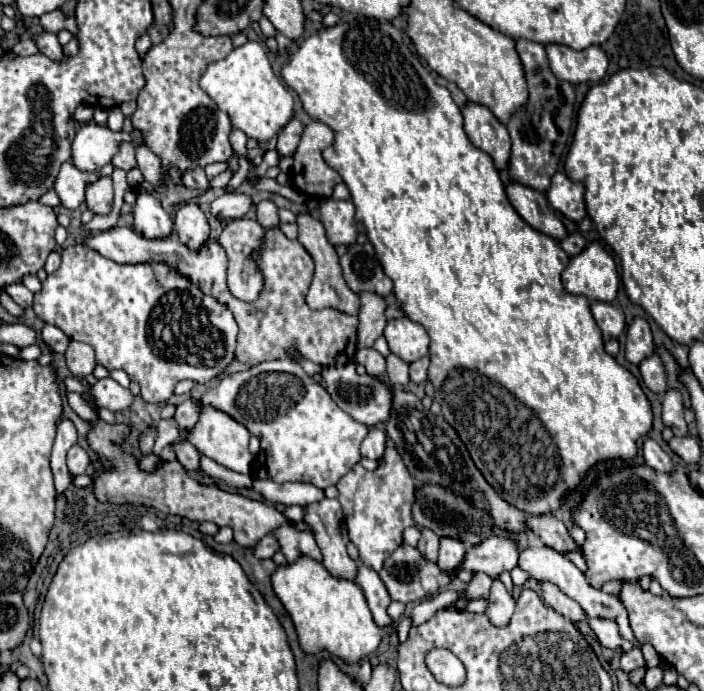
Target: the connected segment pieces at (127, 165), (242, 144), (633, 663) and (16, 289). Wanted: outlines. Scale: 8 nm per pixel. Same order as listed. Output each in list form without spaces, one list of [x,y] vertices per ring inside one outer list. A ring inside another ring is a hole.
[[[122,143],[120,153],[112,159],[112,165],[118,167],[118,169],[124,169],[124,171],[130,171],[130,169],[138,167],[136,155],[134,155],[134,145],[132,143]]]
[[[238,129],[230,131],[230,145],[232,145],[234,153],[246,157],[246,135],[242,131],[238,131]]]
[[[634,645],[630,651],[622,653],[620,669],[624,673],[630,673],[630,671],[634,671],[638,667],[646,667],[646,665],[644,665],[644,657],[642,657],[642,651],[640,651],[640,645]]]
[[[12,283],[8,287],[4,287],[4,291],[14,299],[14,303],[18,303],[22,309],[30,307],[32,305],[32,293],[22,285],[22,283]]]

